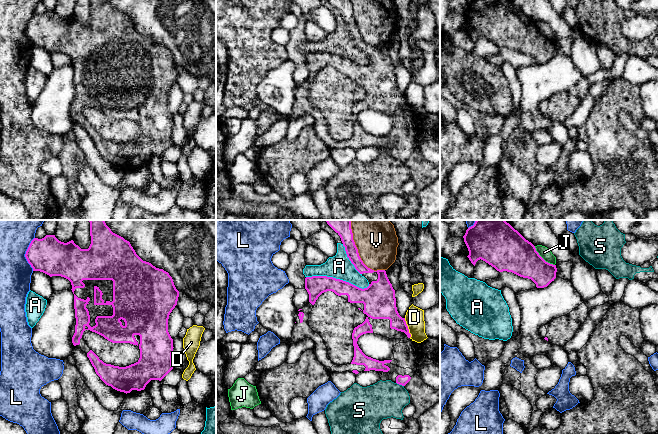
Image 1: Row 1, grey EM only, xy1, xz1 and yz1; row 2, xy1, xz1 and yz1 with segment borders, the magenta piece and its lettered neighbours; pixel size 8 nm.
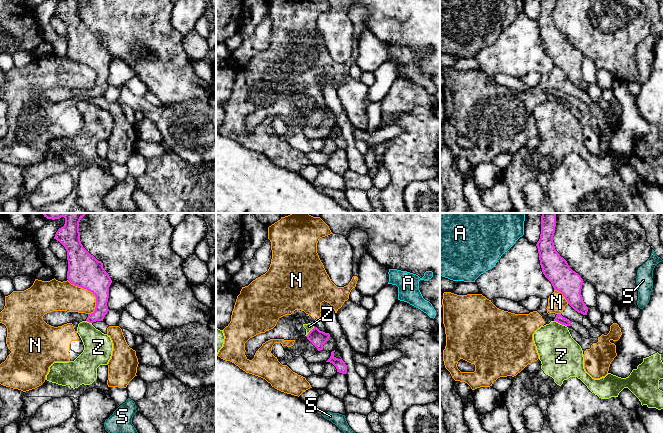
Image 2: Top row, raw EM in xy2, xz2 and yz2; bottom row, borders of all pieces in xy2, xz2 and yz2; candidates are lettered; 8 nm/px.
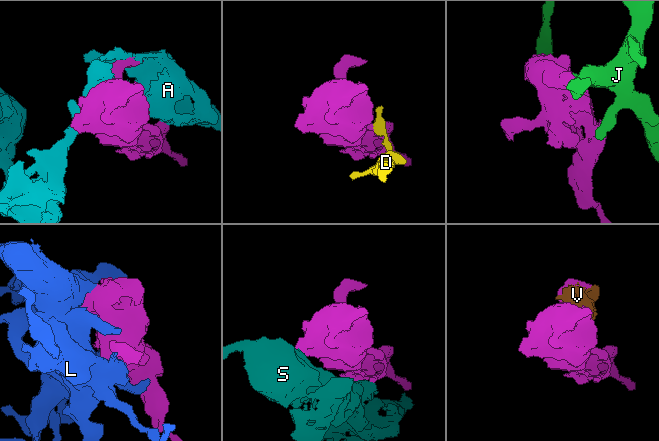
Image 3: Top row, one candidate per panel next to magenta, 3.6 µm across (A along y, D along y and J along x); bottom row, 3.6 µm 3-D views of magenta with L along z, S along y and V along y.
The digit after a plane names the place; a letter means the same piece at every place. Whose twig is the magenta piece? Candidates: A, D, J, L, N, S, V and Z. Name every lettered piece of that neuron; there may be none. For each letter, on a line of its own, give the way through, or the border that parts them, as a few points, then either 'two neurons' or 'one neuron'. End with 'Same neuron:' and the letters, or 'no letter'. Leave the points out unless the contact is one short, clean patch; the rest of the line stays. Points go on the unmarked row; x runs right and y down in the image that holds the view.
A: two neurons
D: along xz1 (404, 94), (410, 113) | two neurons
J: along yz1 (534, 22), (535, 26), (546, 37), (554, 41) | two neurons
L: two neurons
N: along xy2 (67, 56), (86, 64), (94, 71), (95, 85), (92, 89) | two neurons
S: two neurons
V: two neurons
Z: along yz2 (554, 96), (566, 102) | two neurons
Same neuron: no letter

